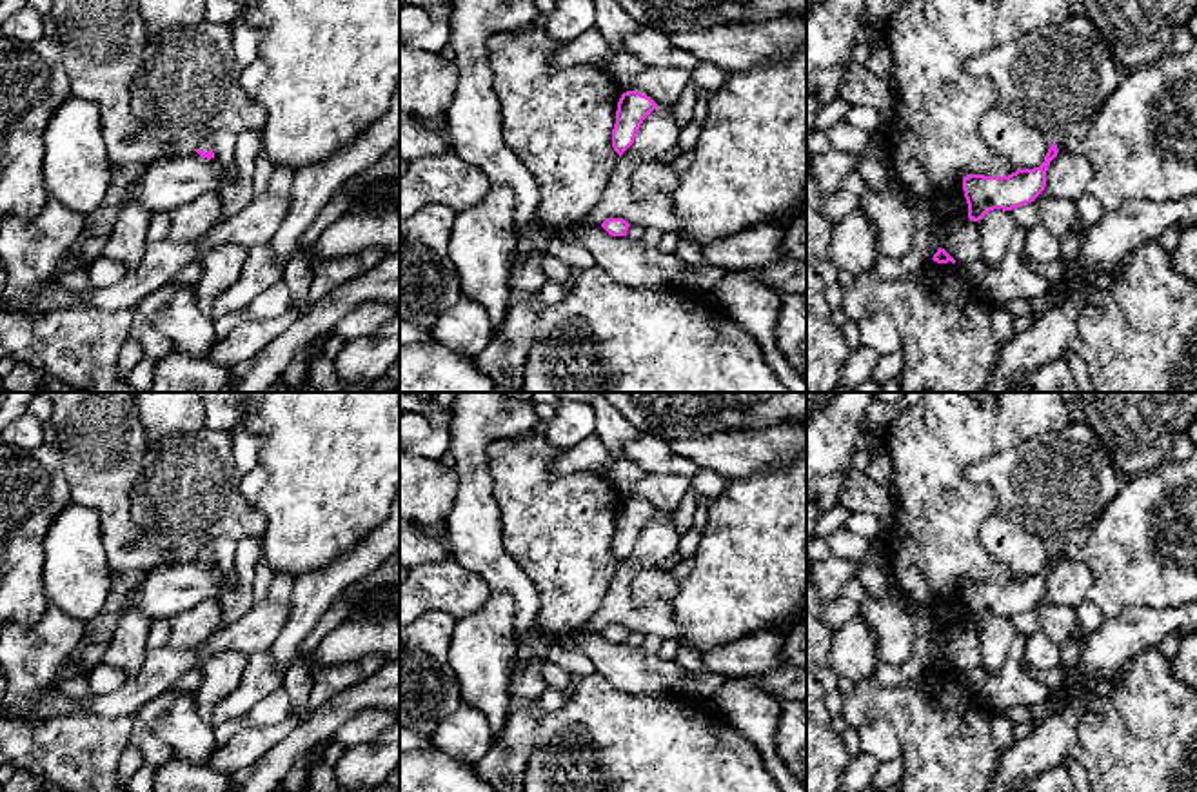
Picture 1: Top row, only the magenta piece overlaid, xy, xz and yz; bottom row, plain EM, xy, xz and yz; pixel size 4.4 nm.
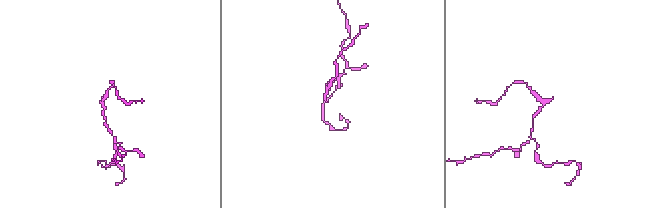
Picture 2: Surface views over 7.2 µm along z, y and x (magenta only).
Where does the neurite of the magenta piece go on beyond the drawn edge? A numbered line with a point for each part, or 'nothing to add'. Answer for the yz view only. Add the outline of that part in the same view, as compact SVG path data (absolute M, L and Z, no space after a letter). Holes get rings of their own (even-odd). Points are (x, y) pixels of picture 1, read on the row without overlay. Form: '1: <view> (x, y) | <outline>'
1: yz (1143, 553) | M1197 447L1184 461L1166 458L1123 481L1090 540L1081 547L1064 545L1057 556L1090 567L1093 581L1088 598L1104 618L1117 618L1133 607L1164 609L1197 601Z

